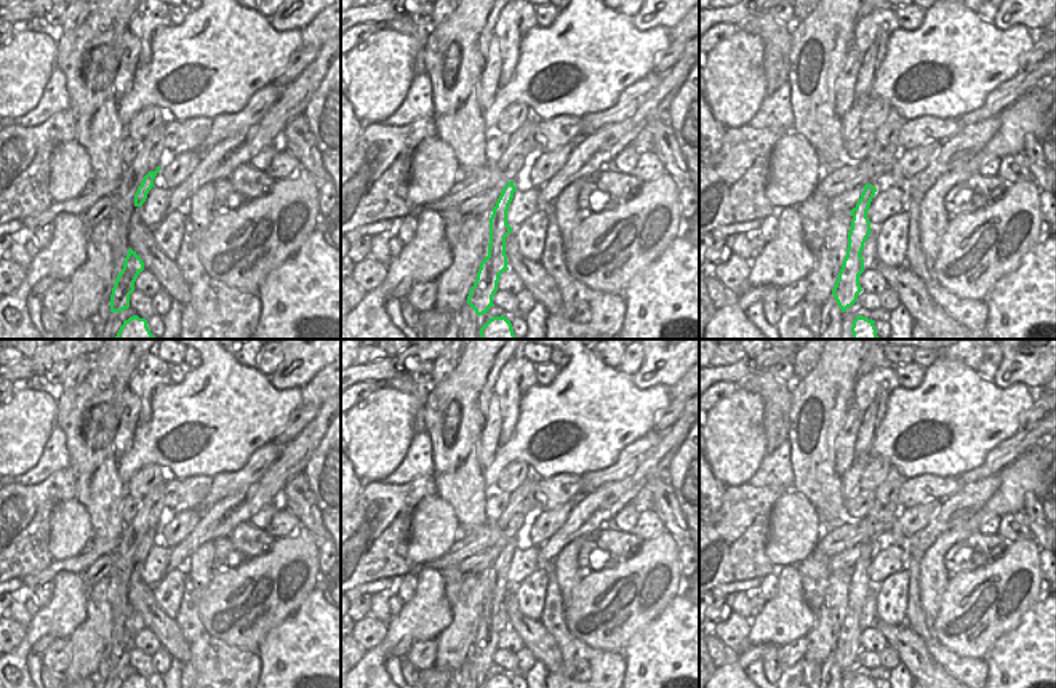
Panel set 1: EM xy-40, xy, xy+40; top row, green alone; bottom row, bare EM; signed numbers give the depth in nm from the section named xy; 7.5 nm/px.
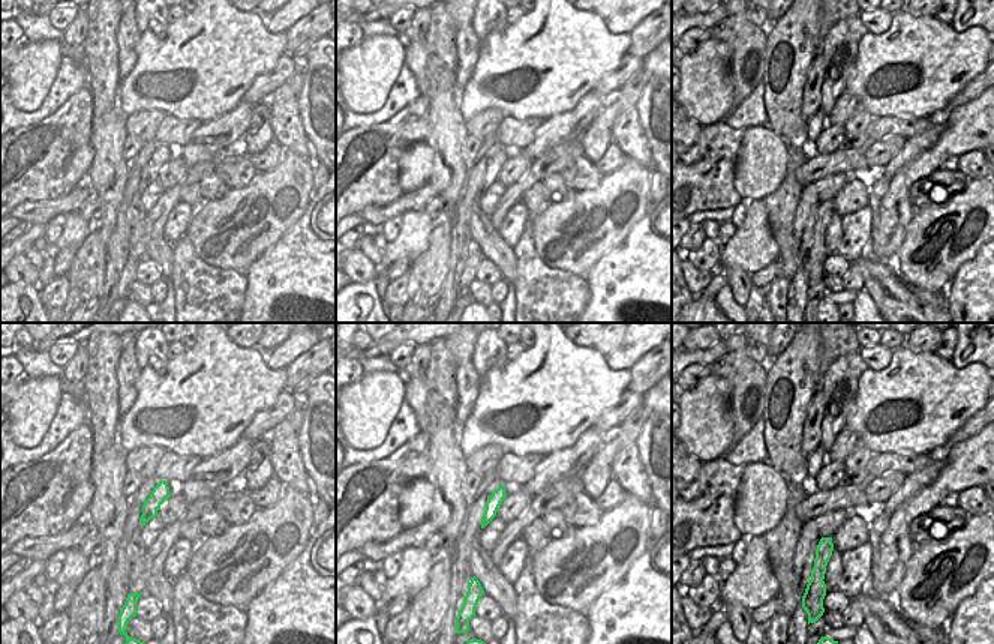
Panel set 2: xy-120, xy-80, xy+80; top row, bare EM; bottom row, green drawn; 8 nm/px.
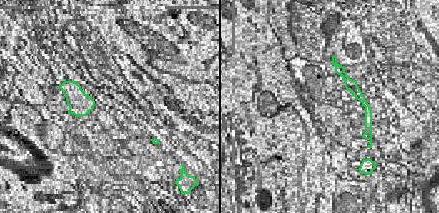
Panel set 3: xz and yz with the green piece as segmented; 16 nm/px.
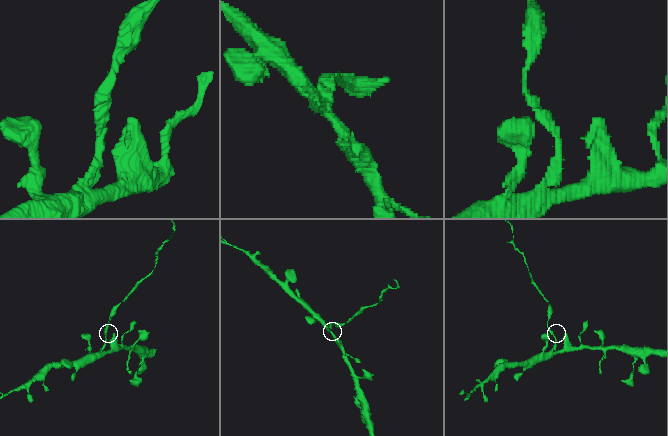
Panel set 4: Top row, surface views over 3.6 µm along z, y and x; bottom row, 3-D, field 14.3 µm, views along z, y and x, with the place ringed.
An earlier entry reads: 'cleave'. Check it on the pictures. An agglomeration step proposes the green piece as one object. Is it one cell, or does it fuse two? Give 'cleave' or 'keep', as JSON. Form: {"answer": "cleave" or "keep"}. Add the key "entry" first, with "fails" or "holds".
{"entry": "holds", "answer": "cleave"}

